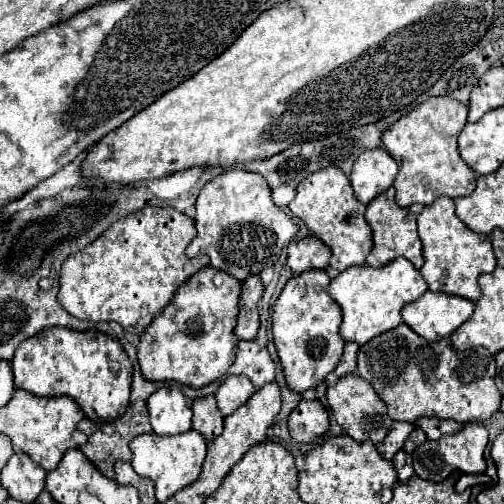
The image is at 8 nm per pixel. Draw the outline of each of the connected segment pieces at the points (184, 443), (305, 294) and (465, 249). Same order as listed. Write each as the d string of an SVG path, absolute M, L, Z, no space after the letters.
M188 430L176 436L158 436L158 434L140 434L130 442L132 450L132 468L140 476L148 476L156 488L156 500L166 502L174 492L192 484L202 470L206 458L206 440L196 430Z
M306 270L292 276L282 294L278 296L272 312L272 336L278 350L280 364L284 368L286 382L292 392L306 392L324 382L326 374L342 360L344 340L338 334L340 306L328 296L330 276L326 270Z
M446 196L436 198L434 204L426 206L424 212L418 216L418 234L424 250L424 266L420 268L420 274L424 276L428 288L432 292L454 294L476 302L482 294L478 276L496 268L490 238L464 228L464 222L458 220L454 212L454 202Z

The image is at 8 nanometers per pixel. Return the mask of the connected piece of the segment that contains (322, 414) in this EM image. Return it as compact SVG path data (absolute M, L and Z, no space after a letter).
M300 400L288 416L288 430L296 442L314 442L328 430L328 412L316 400Z

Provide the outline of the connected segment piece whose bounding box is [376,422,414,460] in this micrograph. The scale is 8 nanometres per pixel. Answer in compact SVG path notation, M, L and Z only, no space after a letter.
M394 422L394 424L392 424L392 430L388 432L388 436L386 436L380 444L376 444L378 452L380 452L386 460L392 460L394 454L396 454L398 450L402 450L402 446L404 446L404 442L406 442L406 438L410 436L412 430L414 430L414 426L412 426L410 422Z

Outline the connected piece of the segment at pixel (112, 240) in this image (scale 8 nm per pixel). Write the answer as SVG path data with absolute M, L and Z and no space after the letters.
M146 206L144 210L118 220L82 252L72 254L64 260L58 292L60 306L80 320L118 322L126 332L140 336L148 328L148 324L152 324L152 320L162 312L162 308L172 300L178 286L184 284L192 274L196 274L204 264L210 264L208 256L196 256L190 260L184 254L186 246L196 236L194 226L194 220L178 210L154 206Z

